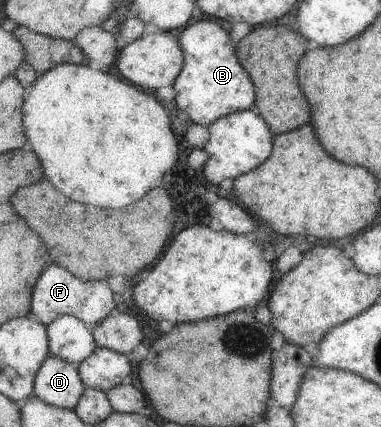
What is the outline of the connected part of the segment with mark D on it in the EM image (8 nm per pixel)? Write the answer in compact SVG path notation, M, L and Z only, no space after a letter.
M52 354L44 361L35 380L36 397L65 409L75 410L86 390L79 367Z

